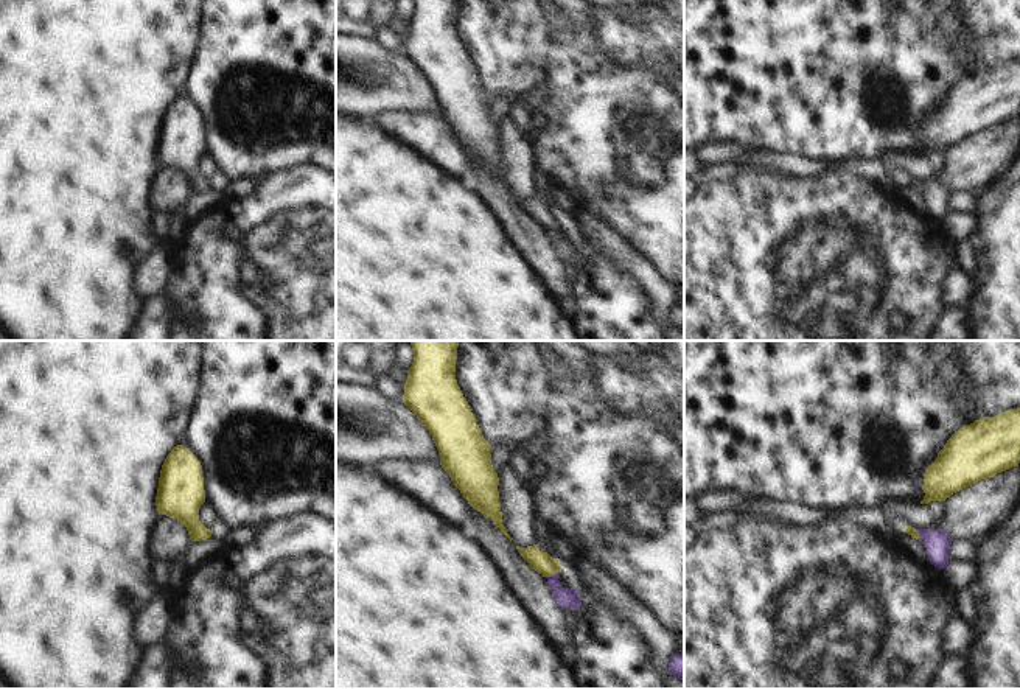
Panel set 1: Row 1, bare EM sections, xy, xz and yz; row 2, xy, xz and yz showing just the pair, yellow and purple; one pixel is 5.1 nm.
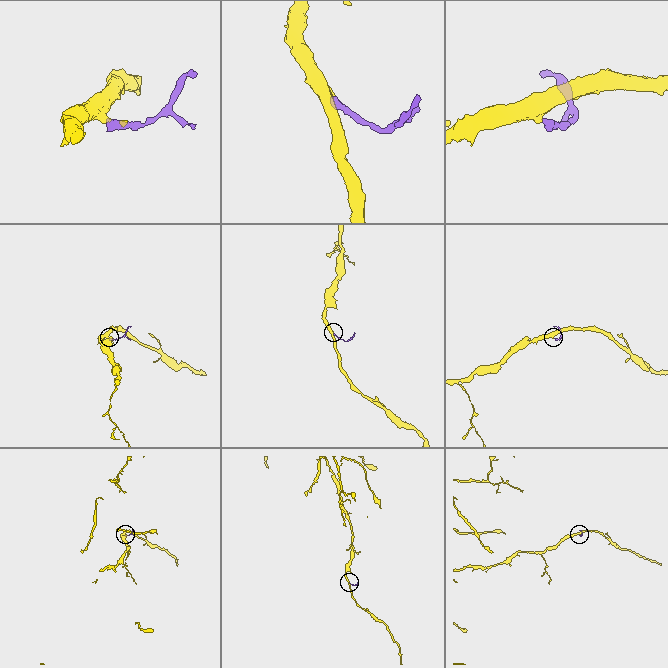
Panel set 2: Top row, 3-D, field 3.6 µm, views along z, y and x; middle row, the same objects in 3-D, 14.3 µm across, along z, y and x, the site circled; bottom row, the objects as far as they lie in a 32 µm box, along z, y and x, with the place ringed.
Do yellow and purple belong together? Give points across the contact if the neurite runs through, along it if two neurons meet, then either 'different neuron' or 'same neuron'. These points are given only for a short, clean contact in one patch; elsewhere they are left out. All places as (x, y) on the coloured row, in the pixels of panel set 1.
way xz (541, 562), (554, 573), (554, 587), (565, 598); same neuron

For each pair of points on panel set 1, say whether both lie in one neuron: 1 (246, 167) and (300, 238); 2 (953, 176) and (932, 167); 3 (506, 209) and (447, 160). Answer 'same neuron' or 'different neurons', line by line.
1: different neurons
2: different neurons
3: different neurons

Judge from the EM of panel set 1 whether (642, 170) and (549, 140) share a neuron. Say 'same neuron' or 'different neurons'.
same neuron

